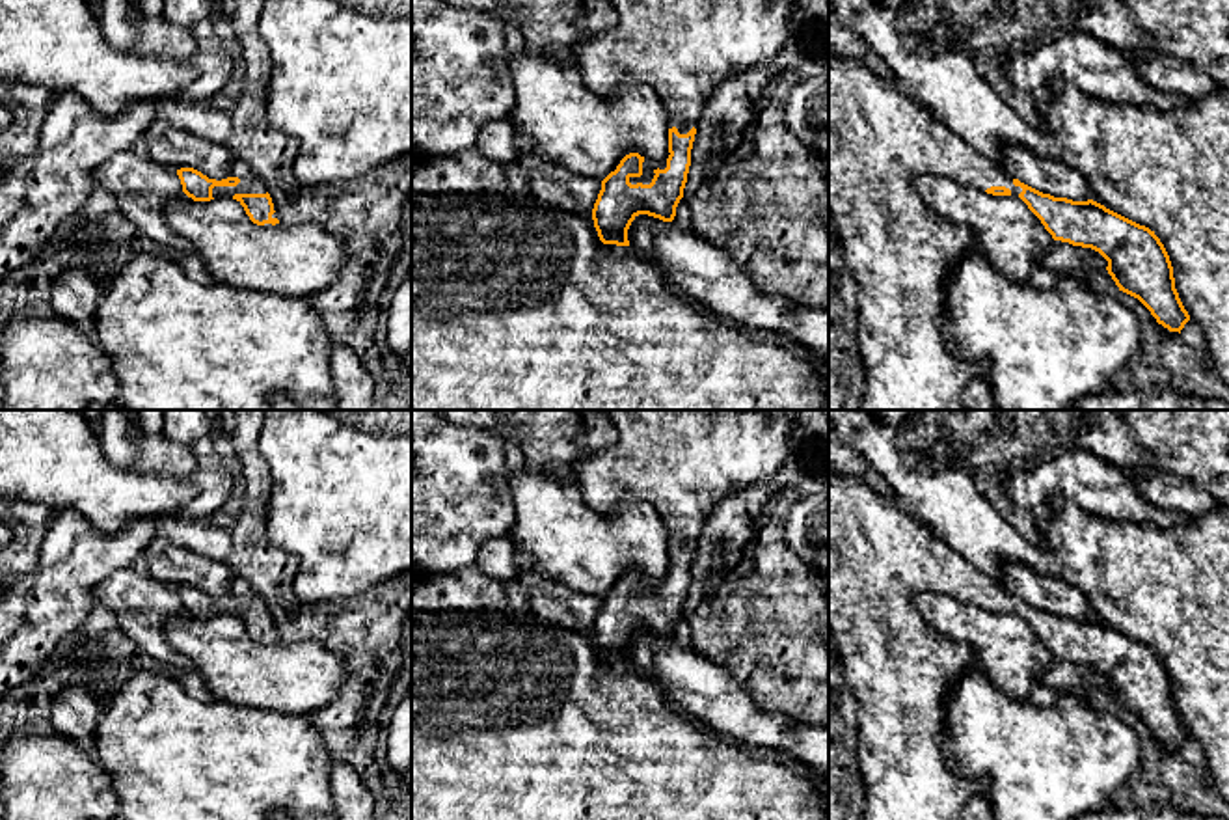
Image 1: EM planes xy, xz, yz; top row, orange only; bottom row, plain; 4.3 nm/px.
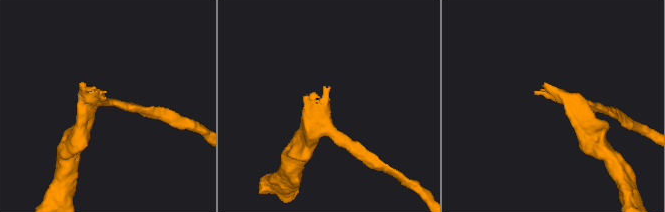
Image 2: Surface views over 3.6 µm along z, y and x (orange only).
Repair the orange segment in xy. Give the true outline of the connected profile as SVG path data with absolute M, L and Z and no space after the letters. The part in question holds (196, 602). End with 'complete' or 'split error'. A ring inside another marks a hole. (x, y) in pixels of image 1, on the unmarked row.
M181 585L177 587L177 593L181 596L182 609L194 619L210 619L222 613L233 615L244 624L246 632L253 641L279 641L279 637L272 634L276 628L268 611L268 604L259 593L242 596L227 594L216 598L209 596L194 585Z | split error

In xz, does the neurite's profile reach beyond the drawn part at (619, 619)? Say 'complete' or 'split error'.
split error

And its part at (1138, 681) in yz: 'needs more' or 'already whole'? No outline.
needs more

